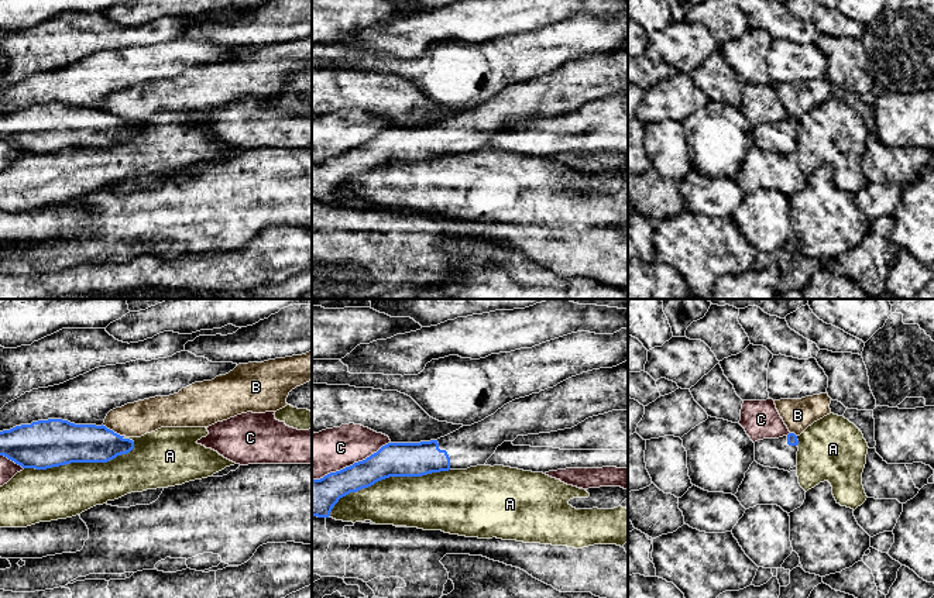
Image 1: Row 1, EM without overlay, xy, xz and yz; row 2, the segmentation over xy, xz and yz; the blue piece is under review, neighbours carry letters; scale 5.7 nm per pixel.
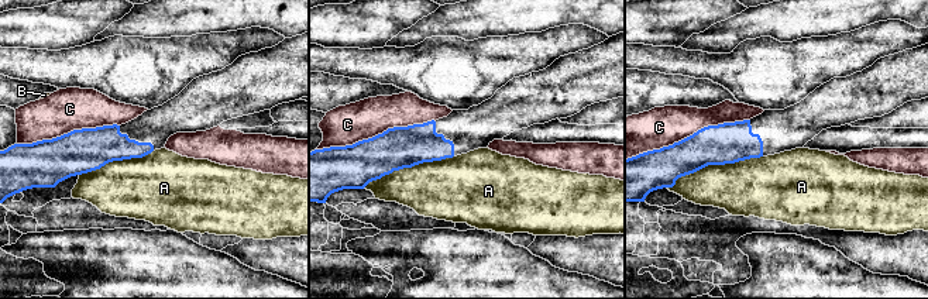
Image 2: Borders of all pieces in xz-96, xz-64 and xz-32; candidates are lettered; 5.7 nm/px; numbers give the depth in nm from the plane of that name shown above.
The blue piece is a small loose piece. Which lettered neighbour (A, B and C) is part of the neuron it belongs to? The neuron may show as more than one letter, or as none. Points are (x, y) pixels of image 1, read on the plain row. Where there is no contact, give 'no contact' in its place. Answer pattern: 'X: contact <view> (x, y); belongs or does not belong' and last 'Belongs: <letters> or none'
A: contact xy (81, 145); does not belong
B: contact xy (112, 114); does not belong
C: contact xz (350, 150); does not belong
Belongs: none

